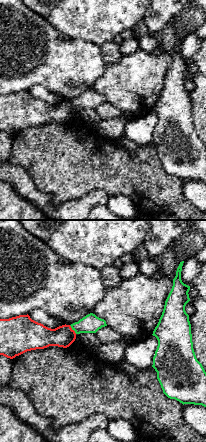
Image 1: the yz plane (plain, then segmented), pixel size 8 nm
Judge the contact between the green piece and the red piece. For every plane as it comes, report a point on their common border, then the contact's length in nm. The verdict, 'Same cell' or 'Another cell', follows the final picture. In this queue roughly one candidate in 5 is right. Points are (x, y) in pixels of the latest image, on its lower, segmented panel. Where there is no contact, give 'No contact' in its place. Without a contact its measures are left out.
Touches green at (72, 329). Shared border 90 nm

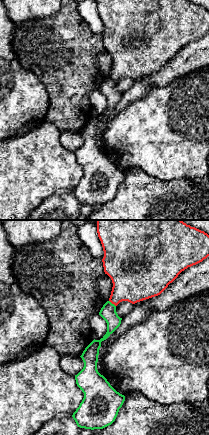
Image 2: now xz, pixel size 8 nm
Touches green at (111, 303). Shared border 80 nm

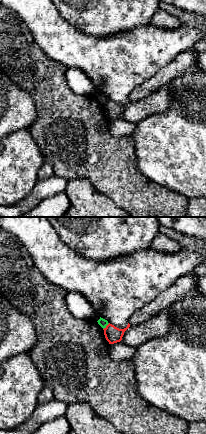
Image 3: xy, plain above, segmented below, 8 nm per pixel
Touches green at (106, 325). Shared border 80 nm

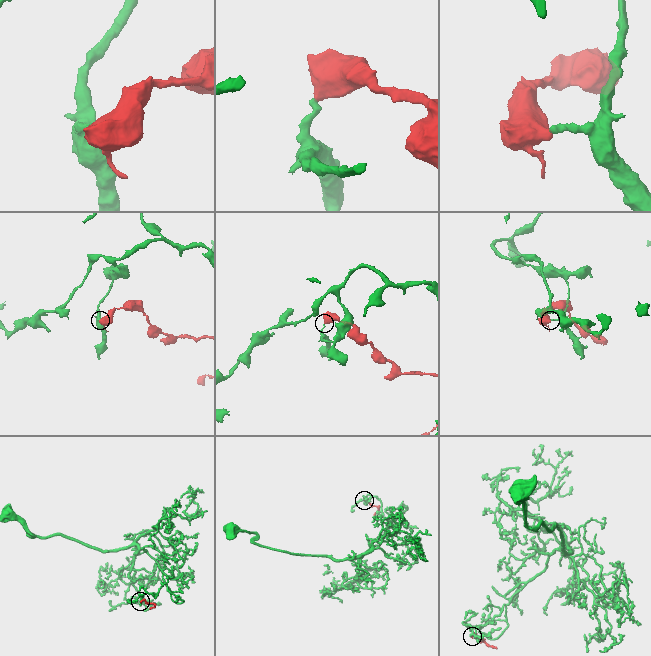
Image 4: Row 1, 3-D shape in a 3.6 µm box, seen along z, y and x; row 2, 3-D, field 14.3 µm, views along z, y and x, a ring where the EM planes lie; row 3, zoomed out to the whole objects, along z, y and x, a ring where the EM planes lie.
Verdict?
Another cell

